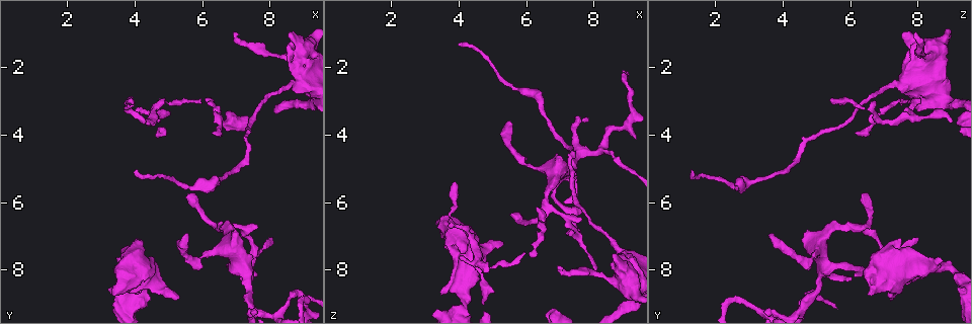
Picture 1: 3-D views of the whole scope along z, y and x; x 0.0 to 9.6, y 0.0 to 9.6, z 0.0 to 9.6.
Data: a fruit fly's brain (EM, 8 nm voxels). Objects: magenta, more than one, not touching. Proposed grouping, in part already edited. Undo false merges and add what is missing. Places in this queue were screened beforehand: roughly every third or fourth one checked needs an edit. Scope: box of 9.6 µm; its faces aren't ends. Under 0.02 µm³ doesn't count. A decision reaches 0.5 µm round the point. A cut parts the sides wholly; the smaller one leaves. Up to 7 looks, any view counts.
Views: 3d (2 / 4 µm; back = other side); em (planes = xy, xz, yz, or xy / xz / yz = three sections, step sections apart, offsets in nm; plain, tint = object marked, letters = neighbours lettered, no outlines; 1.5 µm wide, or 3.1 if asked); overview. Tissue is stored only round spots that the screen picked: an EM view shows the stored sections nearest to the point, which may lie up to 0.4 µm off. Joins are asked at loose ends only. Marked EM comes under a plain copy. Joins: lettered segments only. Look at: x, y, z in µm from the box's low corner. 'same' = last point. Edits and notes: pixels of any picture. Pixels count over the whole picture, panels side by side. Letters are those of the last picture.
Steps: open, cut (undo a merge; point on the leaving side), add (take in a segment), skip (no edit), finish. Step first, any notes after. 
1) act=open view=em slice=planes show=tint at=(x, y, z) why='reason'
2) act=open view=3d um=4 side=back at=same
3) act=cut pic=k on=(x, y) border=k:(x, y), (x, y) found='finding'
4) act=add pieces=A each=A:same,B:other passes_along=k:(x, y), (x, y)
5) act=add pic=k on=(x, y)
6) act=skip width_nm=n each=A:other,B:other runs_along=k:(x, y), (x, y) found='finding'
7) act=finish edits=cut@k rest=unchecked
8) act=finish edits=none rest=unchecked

act=open view=3d um=2 at=(4.00, 3.30, 7.65) why='branch stops here'

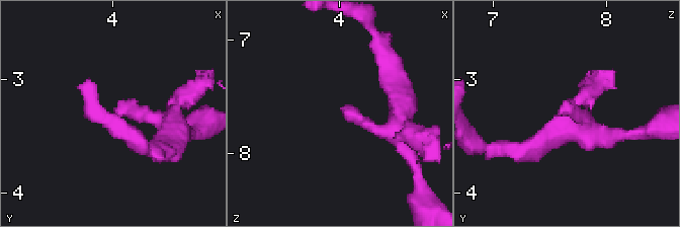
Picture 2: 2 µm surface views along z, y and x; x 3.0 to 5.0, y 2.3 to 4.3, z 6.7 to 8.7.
act=open view=em slice=xy step=8 show=letters at=(4.00, 3.28, 7.62)

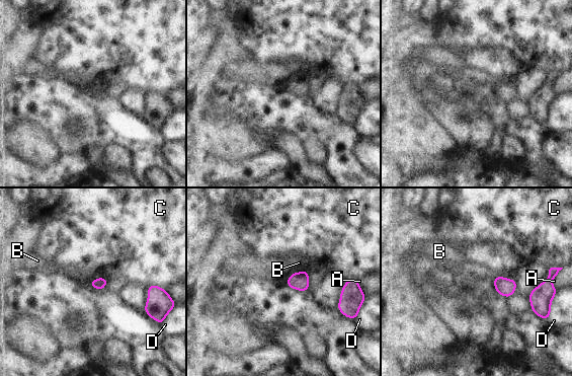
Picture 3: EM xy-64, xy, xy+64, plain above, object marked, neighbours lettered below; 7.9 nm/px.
act=open view=em slice=planes show=letters at=same

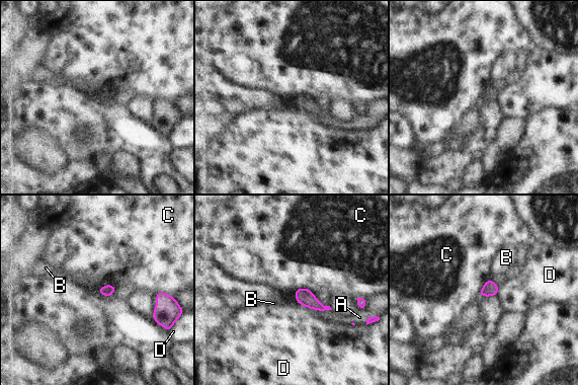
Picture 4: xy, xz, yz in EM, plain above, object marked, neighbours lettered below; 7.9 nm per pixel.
act=skip width_nm=90 each=A:other,B:other,C:other,D:other border=4:(490, 278), (482, 287), (480, 296) found='no lettered segment goes on from it'

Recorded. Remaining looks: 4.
act=open view=3d um=2 at=(5.30, 8.80, 7.20) why='branch stops here'

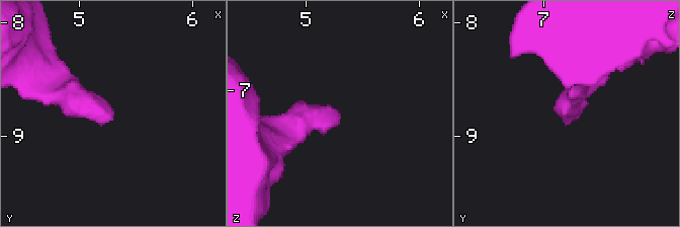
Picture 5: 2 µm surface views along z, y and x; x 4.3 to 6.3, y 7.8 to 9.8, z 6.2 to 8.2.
act=open view=em slice=planes show=letters at=(5.30, 8.86, 7.16)

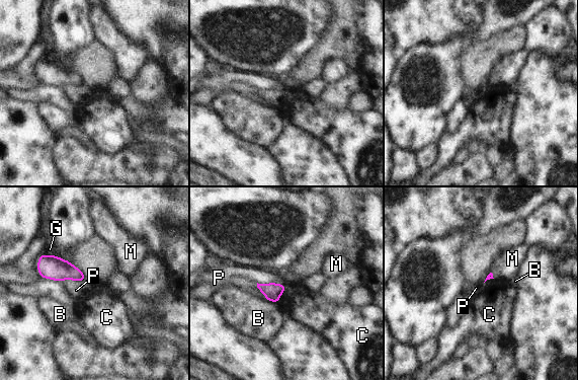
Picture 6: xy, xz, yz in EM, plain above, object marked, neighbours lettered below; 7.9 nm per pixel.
act=skip longest_contact=P:220nm each=B:other,C:other,G:other,M:other,P:other found='no lettered segment goes on from it'

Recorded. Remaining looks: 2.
act=finish edits=none rest=unchecked

